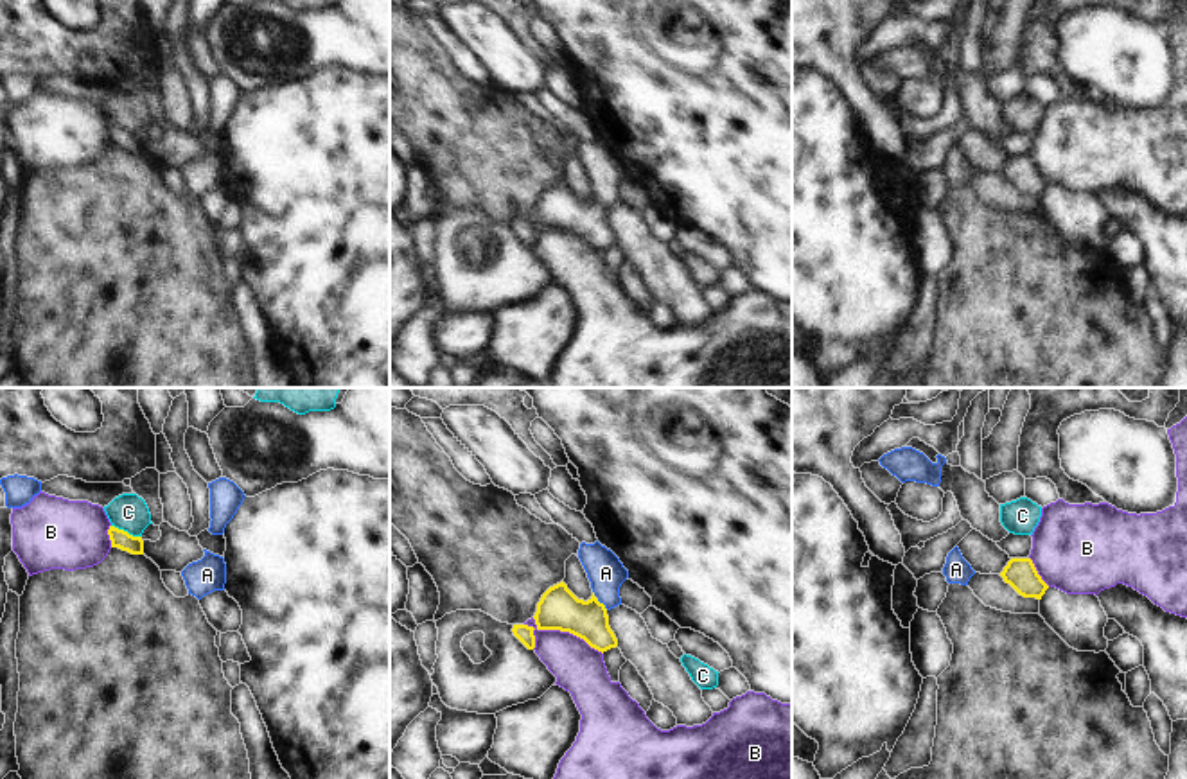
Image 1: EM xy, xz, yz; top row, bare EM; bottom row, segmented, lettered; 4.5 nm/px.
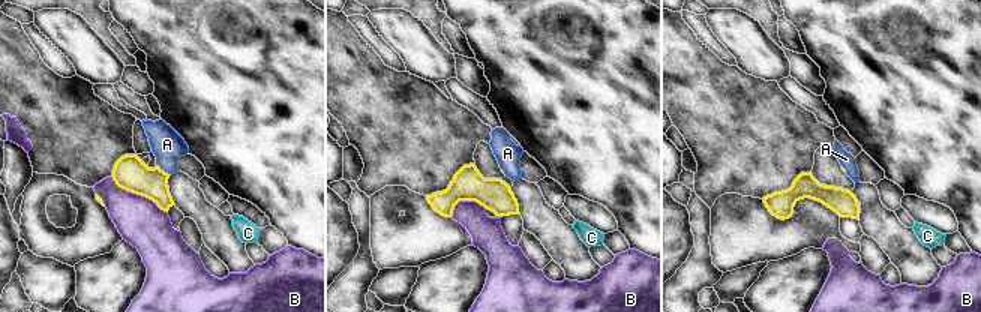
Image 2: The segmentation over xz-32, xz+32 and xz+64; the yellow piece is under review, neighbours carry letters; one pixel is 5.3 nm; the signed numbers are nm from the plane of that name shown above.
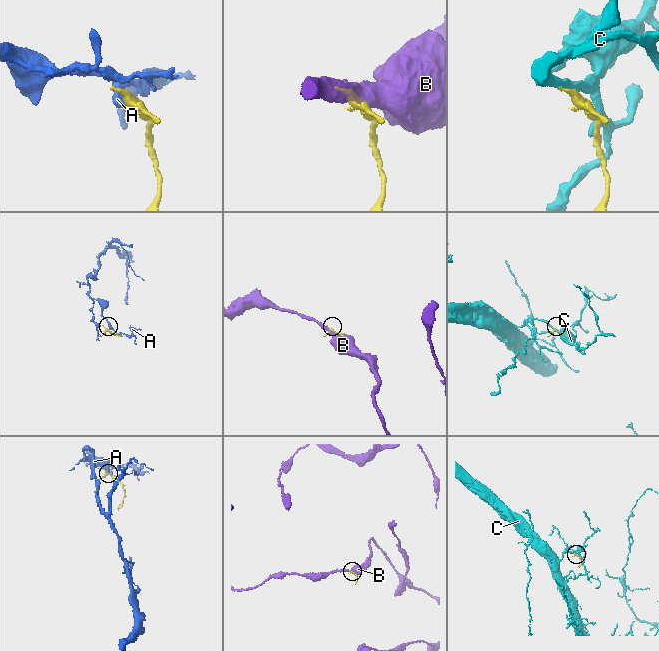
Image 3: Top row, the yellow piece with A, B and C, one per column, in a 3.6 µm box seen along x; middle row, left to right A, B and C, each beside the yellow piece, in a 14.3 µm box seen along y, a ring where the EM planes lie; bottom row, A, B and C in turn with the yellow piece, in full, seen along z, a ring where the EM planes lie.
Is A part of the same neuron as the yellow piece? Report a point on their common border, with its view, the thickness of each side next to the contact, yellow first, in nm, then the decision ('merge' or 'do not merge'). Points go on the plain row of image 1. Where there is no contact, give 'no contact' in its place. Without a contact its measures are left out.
xz (597, 198) | 190/160 nm | merge

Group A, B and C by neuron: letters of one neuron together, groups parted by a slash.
A / B / C

